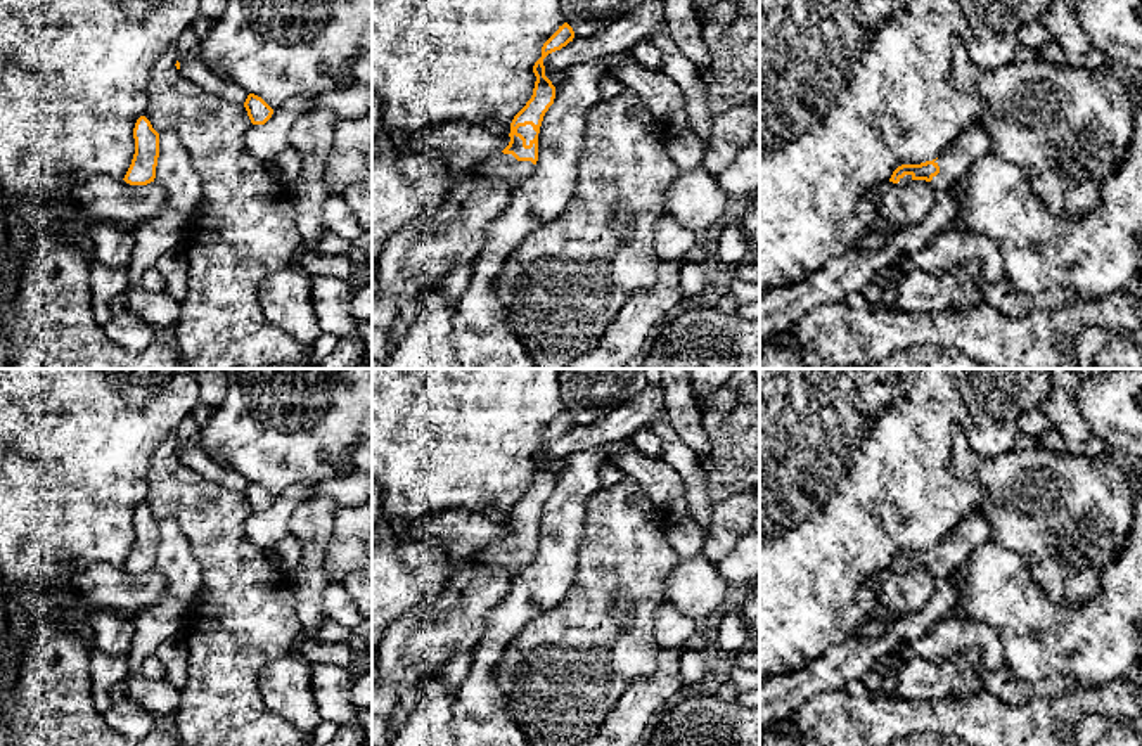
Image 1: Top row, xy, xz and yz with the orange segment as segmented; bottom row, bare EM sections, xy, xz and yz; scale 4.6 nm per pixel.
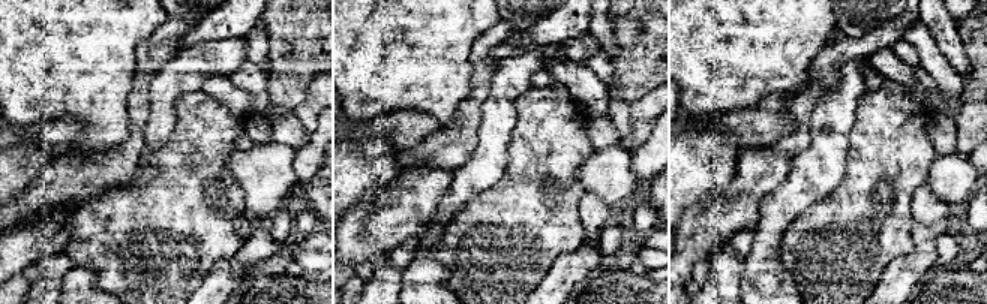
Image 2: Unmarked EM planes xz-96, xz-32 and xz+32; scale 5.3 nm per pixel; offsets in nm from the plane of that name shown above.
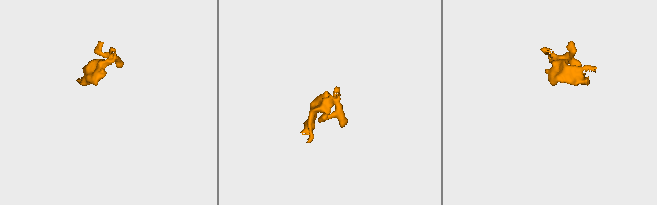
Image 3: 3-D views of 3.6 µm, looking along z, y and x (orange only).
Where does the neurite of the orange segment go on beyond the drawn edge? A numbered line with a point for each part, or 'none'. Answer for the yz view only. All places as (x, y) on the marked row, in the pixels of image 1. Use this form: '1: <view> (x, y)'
1: yz (973, 142)

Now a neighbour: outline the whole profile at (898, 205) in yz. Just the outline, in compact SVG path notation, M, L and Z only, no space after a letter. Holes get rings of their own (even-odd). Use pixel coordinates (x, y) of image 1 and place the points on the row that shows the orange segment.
M926 180L882 182L869 190L867 197L874 201L877 215L889 227L905 227L927 216L934 201L934 189Z

